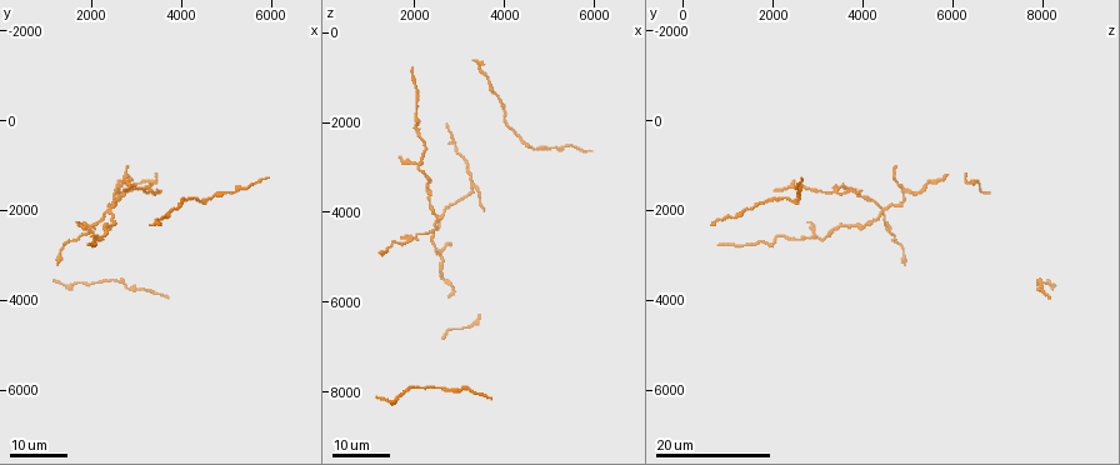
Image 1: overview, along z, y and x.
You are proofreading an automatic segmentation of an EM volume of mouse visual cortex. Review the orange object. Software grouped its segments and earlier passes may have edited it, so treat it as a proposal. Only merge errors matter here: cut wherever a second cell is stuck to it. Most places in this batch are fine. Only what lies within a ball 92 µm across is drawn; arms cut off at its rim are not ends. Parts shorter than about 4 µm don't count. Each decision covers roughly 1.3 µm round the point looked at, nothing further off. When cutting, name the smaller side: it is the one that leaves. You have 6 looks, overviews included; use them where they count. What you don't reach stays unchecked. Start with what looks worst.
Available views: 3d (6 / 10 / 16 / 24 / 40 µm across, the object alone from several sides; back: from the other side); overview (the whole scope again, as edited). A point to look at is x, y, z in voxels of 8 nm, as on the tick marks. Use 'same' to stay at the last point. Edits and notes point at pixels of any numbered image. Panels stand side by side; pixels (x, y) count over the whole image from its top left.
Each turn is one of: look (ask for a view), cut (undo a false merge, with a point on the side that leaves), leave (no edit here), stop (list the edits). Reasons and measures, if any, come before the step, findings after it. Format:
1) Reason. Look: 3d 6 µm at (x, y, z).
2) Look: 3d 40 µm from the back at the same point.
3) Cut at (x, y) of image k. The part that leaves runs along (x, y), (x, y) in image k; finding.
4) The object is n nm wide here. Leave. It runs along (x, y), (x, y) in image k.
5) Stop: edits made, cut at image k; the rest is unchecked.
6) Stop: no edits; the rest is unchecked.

Four or more arms meet. Look: 3d 16 µm at (2450, 2000, 4450).

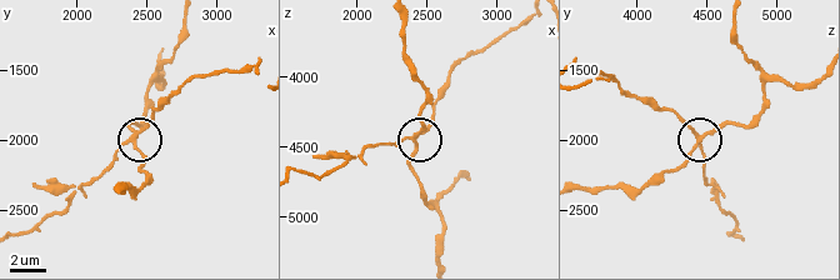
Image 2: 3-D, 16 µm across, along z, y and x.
Zoom in. Look: 3d 6 µm at (2420, 1980, 4440).

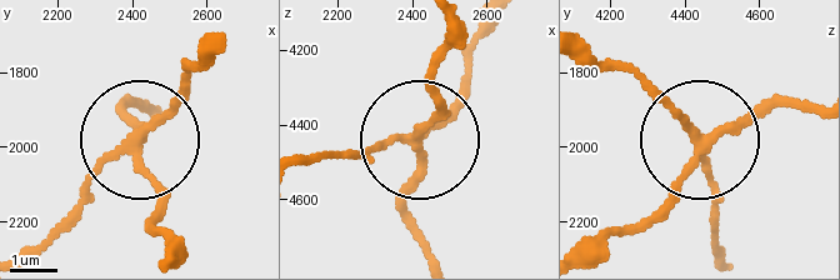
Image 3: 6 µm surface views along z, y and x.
The object is 180 nm wide here. Cut at (93, 195) of image 3. The part that leaves runs along (135, 138), (168, 114), (203, 54) in image 3; a second cell is stuck on.

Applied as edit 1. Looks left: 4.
Look: overview.

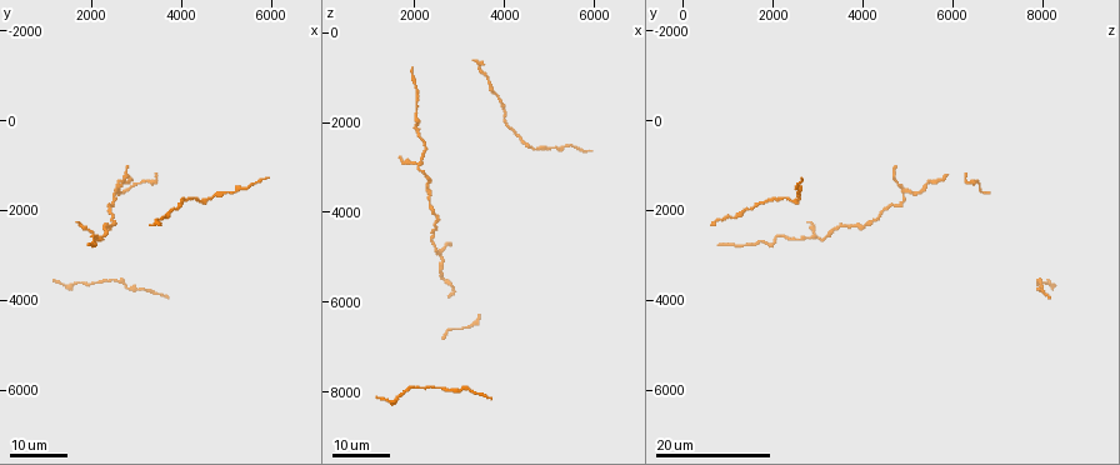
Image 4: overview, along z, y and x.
Branch point. Look: 3d 16 µm at (2150, 2600, 2900).

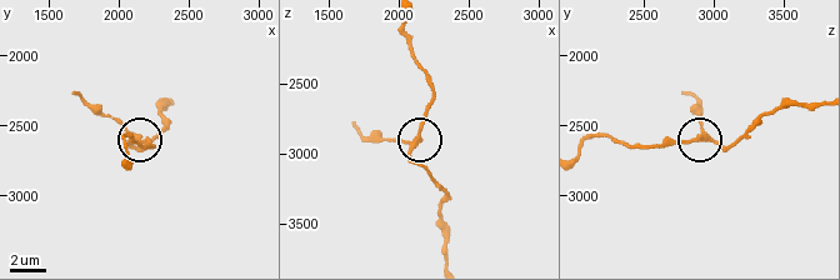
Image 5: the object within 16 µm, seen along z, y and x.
Look: 3d 6 µm at (2100, 2560, 2940).

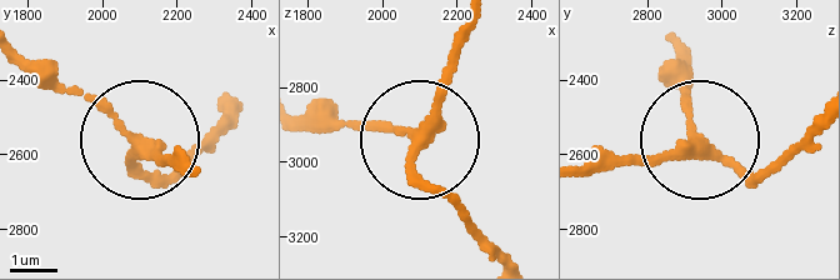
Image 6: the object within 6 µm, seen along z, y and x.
3 arms meet here. Leave. Continuous, no second cell.

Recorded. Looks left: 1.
Stop: edits made, cut at image 3; the rest is unchecked.

